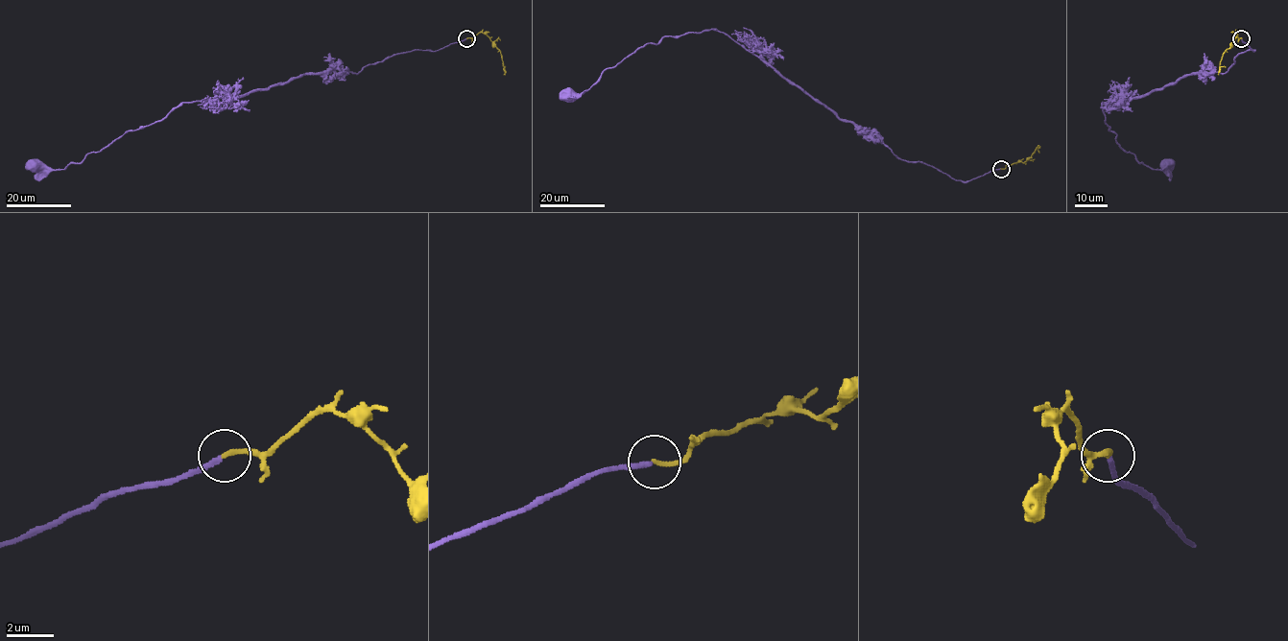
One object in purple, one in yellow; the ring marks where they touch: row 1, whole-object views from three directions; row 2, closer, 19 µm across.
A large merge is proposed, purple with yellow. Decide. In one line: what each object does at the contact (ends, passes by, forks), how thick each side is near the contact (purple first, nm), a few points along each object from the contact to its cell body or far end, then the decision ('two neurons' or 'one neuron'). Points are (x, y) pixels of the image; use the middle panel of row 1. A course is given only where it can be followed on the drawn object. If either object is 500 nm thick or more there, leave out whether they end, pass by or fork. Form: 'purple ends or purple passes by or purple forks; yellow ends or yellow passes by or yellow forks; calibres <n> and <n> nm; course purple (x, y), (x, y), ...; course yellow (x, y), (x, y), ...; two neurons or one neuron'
purple ends; yellow ends; calibres 220 and 220 nm; course purple (1001, 169), (962, 181), (899, 159), (875, 134), (841, 120), (712, 29), (647, 43), (587, 89), (566, 92); course yellow (1001, 169), (1024, 162), (1037, 146); two neurons

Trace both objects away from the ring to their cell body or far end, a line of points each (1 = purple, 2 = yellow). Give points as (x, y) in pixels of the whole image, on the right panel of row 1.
1: (1241, 38), (1254, 51), (1240, 53), (1224, 73), (1193, 73), (1102, 106), (1126, 152), (1154, 169), (1164, 168)
2: (1241, 38), (1235, 32), (1235, 40), (1220, 61), (1219, 75)

